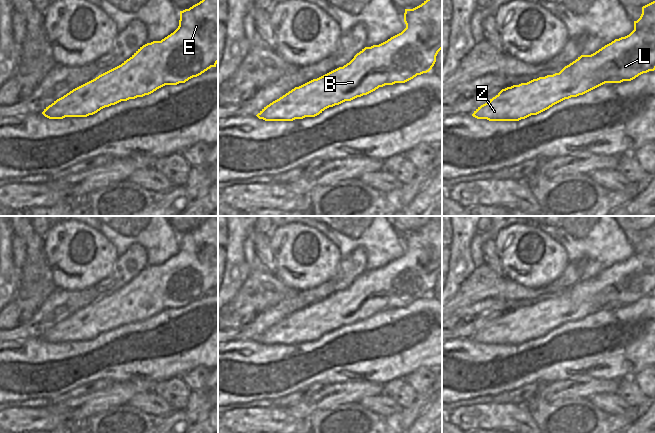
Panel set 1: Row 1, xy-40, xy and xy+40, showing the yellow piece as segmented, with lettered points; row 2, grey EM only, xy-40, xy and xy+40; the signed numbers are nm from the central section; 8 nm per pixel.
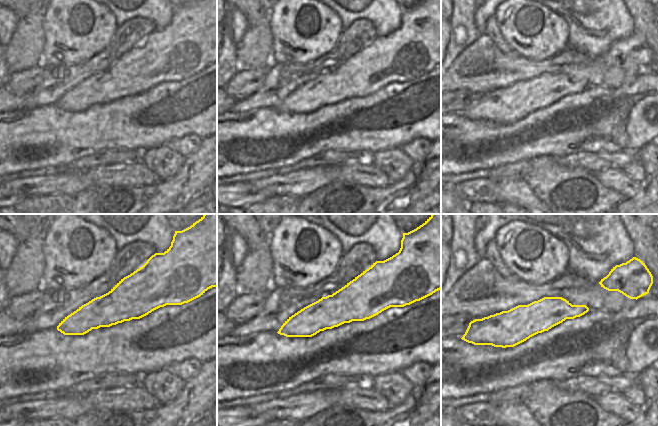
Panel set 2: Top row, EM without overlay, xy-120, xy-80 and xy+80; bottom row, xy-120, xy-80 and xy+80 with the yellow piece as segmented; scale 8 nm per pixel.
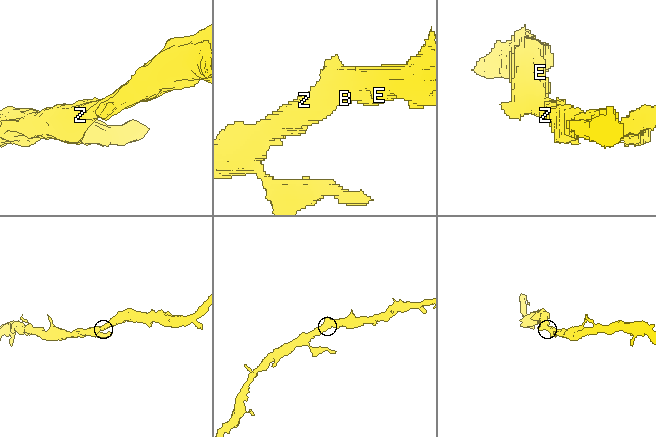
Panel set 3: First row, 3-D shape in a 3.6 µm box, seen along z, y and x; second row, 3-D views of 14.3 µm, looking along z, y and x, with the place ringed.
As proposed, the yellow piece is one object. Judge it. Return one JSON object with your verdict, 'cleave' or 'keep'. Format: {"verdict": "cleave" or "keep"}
{"verdict": "keep"}

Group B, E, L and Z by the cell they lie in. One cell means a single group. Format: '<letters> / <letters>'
B E L Z

